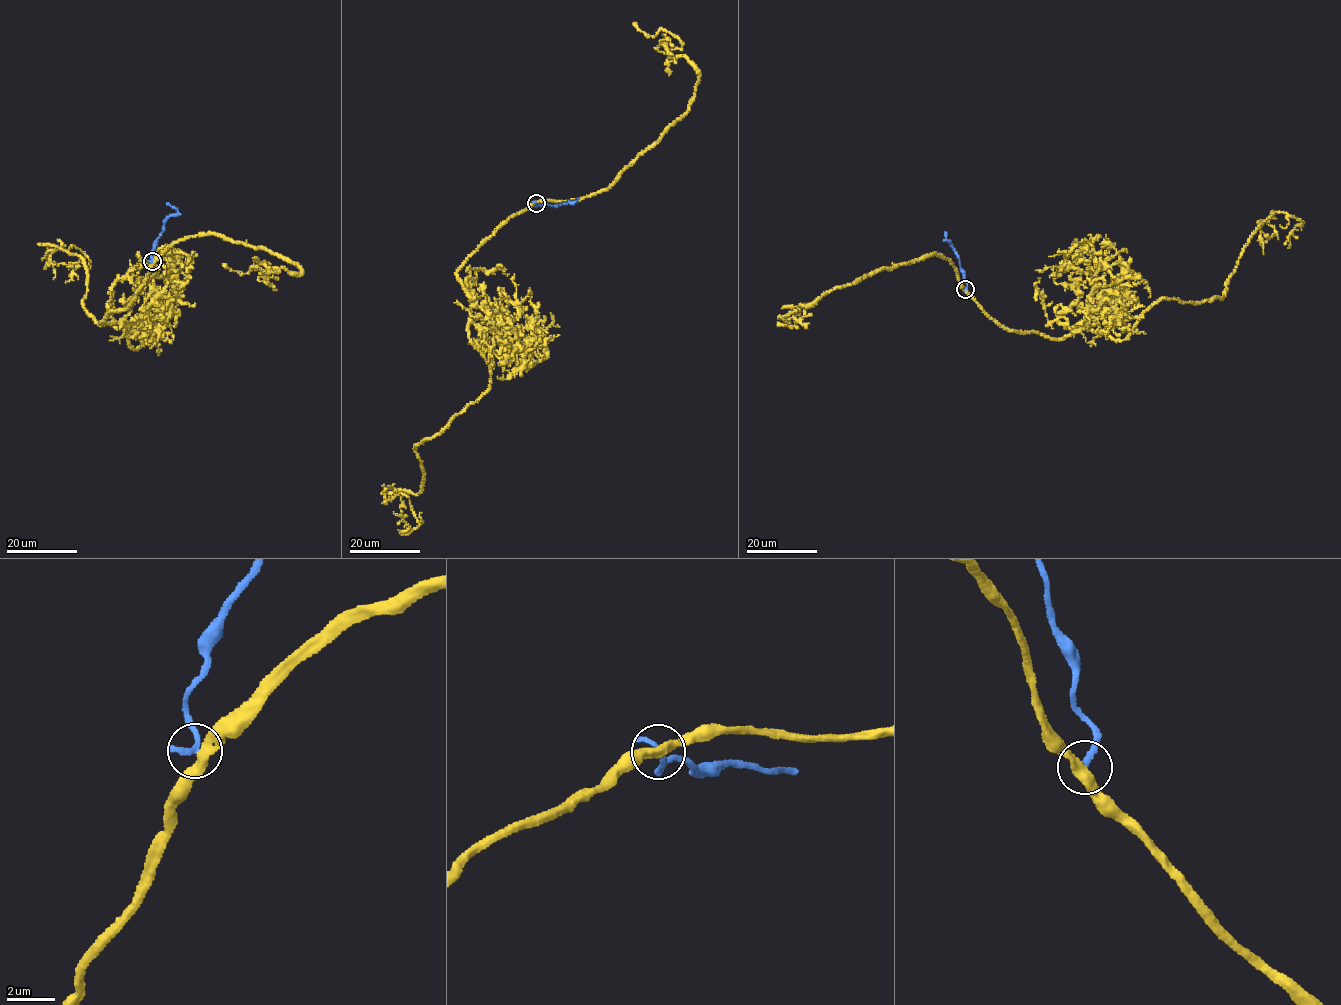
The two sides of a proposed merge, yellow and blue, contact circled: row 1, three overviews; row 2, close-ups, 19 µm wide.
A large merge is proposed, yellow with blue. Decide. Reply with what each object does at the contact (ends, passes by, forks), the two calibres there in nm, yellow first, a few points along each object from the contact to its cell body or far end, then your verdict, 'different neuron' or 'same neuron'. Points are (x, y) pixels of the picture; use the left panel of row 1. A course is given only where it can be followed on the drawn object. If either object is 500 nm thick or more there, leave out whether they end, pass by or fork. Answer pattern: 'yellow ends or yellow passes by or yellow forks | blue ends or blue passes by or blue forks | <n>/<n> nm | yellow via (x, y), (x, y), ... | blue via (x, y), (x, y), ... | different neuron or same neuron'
yellow passes by | blue ends | 400/320 nm | yellow via (152, 261), (101, 321), (135, 349), (156, 325), (100, 324), (84, 261), (48, 244), (47, 265), (57, 240) | blue via (152, 261), (154, 244), (169, 217), (177, 212), (167, 203) | different neuron

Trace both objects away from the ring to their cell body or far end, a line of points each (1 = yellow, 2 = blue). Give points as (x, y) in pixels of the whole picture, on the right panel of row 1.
1: (965, 289), (1006, 327), (1126, 339), (1162, 298), (1221, 298), (1258, 222), (1274, 235), (1260, 238), (1273, 211)
2: (965, 289), (960, 261), (946, 238), (946, 232)

